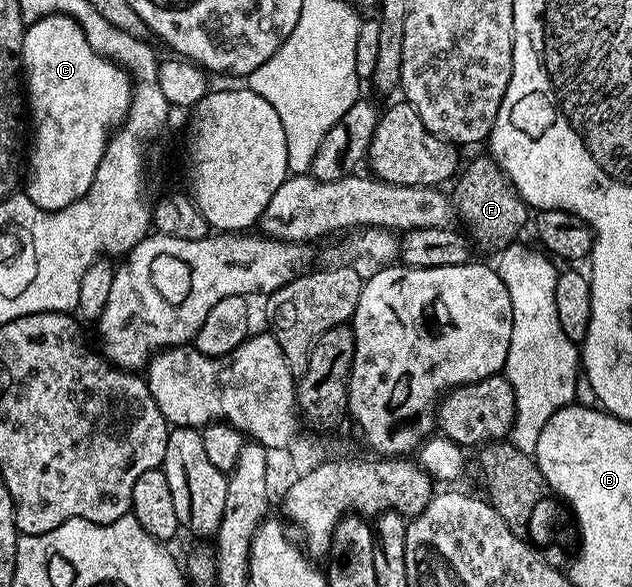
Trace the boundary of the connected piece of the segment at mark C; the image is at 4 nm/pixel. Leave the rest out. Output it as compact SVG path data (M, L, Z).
M43 16L41 20L31 21L24 30L20 59L26 77L30 116L36 119L36 145L32 148L32 172L36 176L29 178L26 195L33 209L60 212L77 200L84 199L90 190L94 174L108 149L110 133L128 115L134 84L129 73L116 61L99 56L94 51L80 29L80 23L70 16Z

